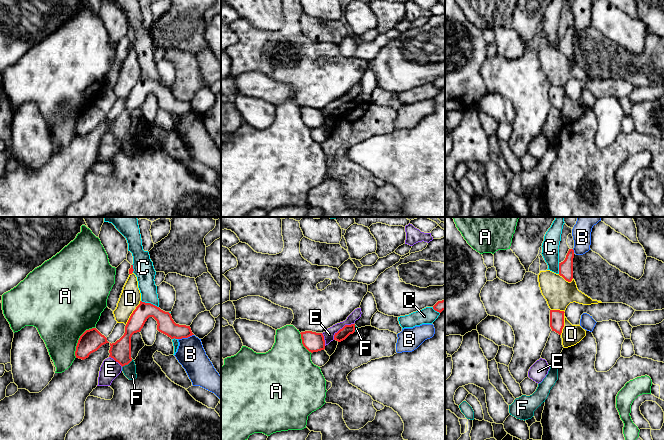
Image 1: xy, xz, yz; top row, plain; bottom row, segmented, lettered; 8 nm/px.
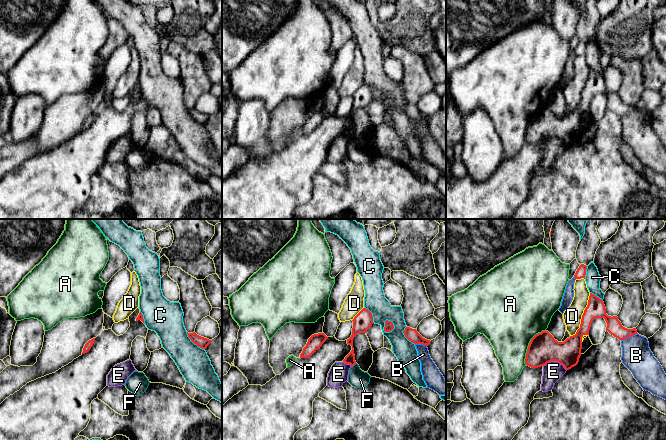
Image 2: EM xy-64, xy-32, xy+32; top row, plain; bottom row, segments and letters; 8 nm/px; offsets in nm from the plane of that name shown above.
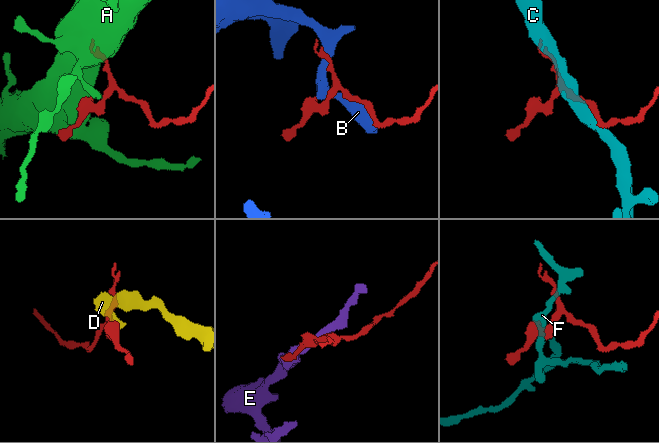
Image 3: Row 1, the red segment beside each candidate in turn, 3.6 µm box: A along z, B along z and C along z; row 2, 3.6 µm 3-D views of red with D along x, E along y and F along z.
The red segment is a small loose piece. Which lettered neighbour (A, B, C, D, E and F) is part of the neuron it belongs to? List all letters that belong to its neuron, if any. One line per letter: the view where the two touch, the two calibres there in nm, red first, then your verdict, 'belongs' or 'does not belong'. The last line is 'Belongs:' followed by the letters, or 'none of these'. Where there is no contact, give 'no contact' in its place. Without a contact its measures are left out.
A: xy | 180/460 nm | does not belong
B: xy | 140/220 nm | does not belong
C: xy | 140/160 nm | does not belong
D: yz | 110/160 nm | does not belong
E: xz | 90/80 nm | does not belong
F: xy | 170/100 nm | belongs
Belongs: F

